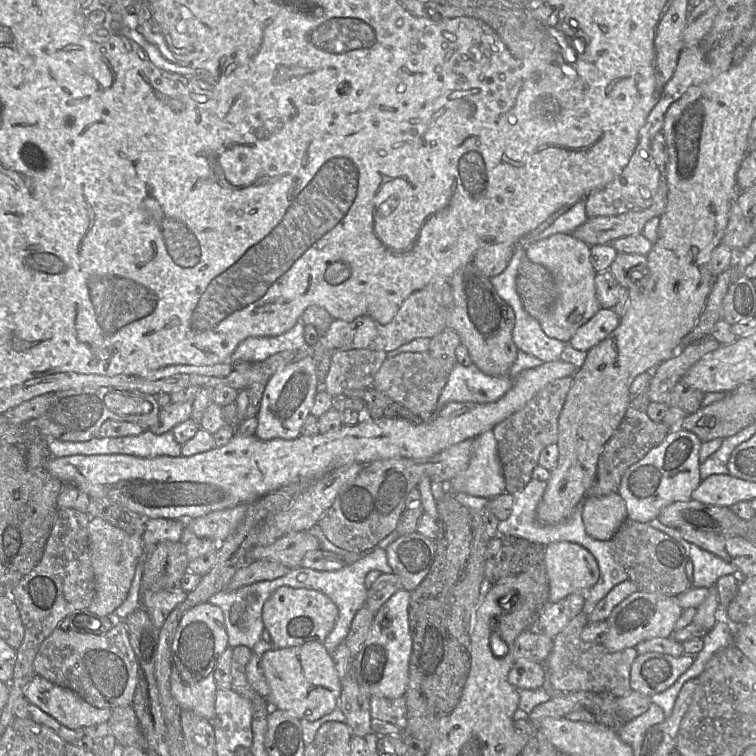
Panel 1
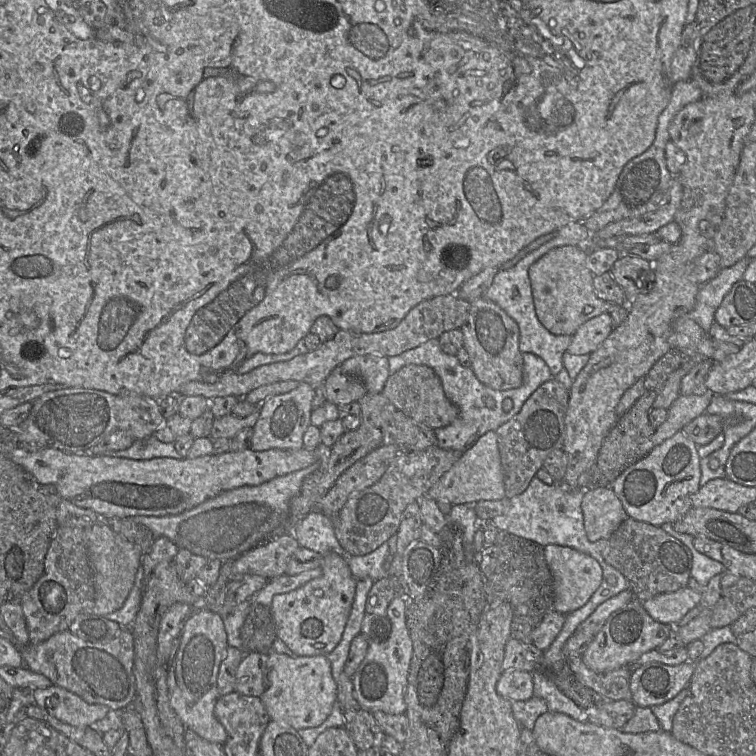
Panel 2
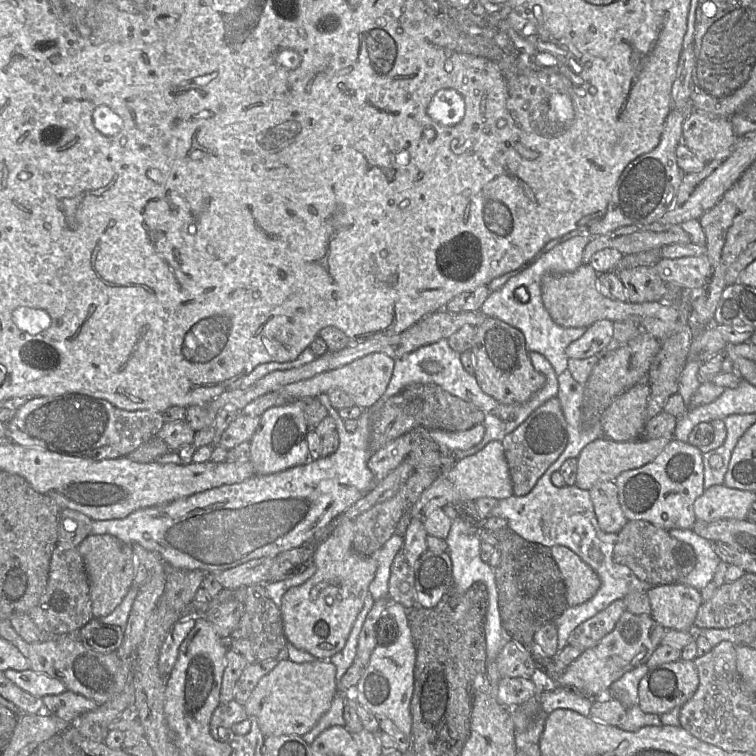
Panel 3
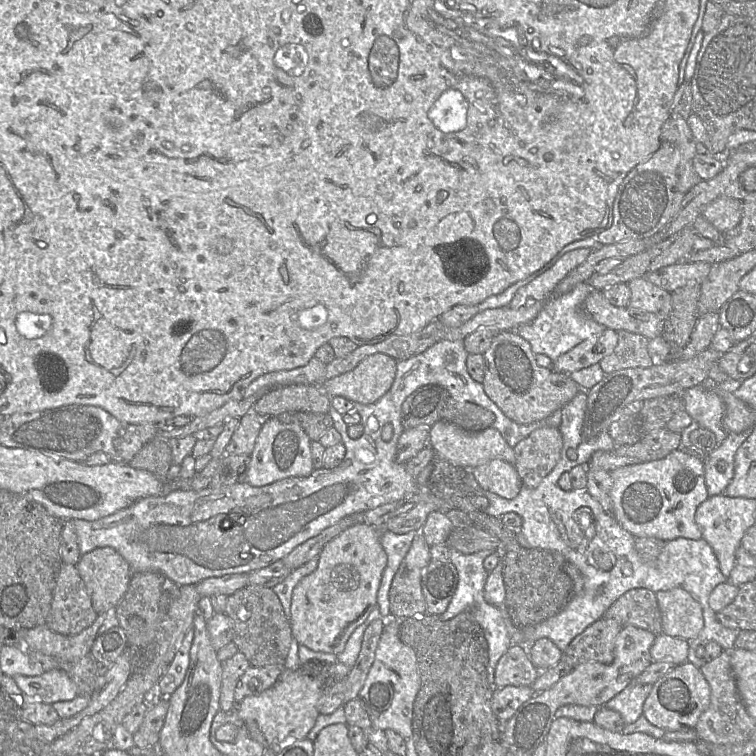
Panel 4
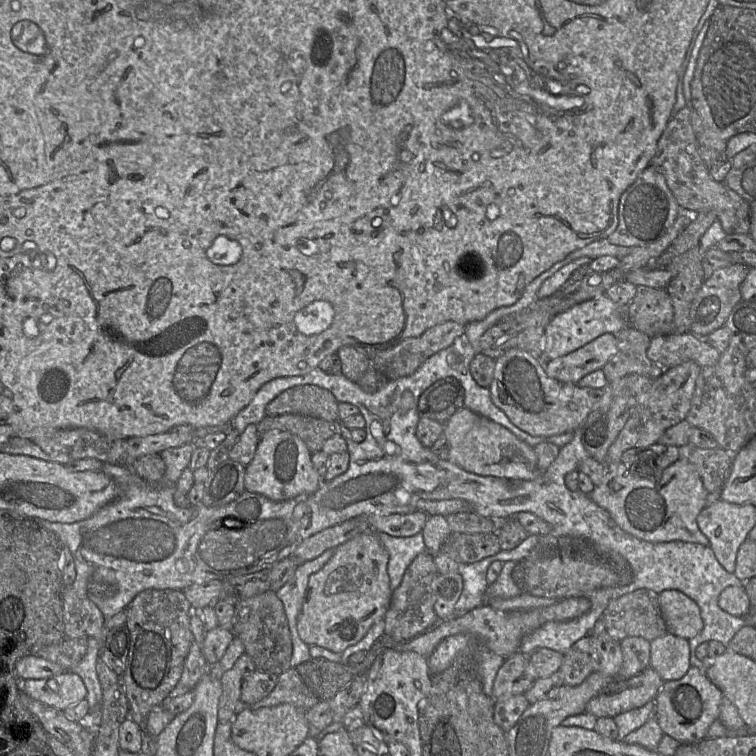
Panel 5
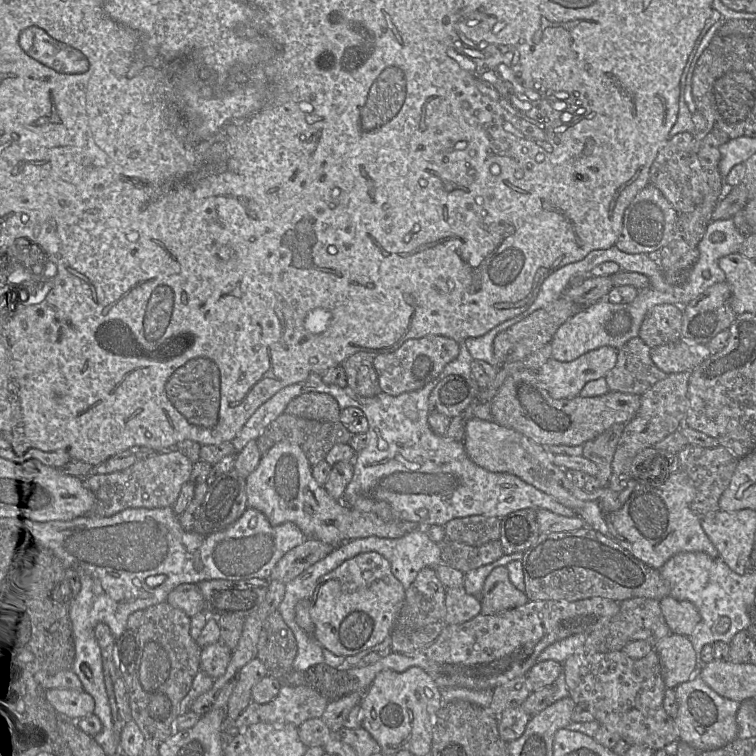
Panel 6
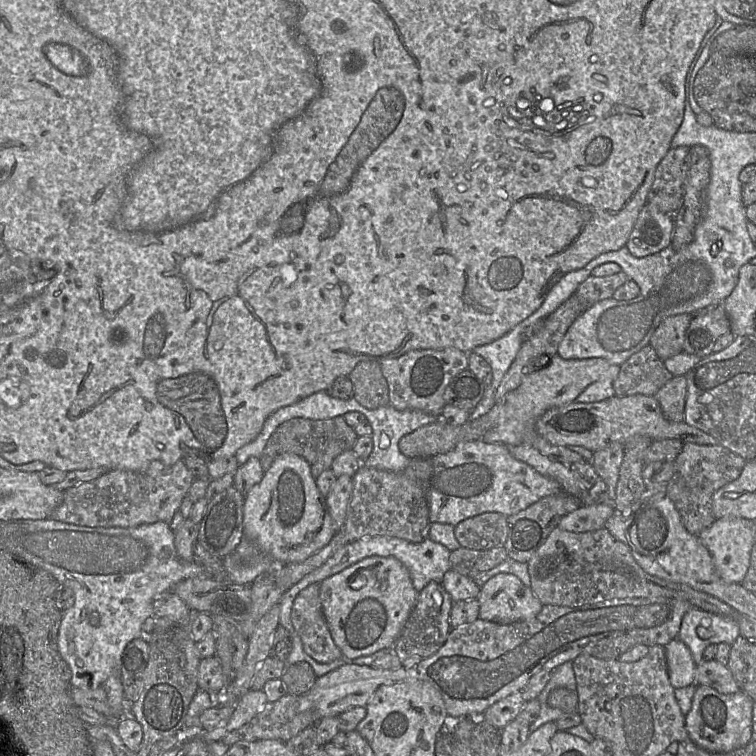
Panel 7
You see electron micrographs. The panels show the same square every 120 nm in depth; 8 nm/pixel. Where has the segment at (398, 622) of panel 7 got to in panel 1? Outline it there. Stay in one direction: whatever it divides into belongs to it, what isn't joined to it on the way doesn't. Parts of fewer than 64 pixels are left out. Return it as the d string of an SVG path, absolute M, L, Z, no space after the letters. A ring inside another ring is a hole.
M281 586L265 602L262 619L274 649L282 649L311 642L324 643L335 626L338 613L337 605L318 590Z

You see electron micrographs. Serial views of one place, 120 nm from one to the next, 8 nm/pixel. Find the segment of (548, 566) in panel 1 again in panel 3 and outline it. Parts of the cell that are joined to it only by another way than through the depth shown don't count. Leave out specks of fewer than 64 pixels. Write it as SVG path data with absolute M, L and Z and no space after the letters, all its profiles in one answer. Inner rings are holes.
M553 546L550 551L566 585L568 607L590 600L601 586L596 572L565 546Z

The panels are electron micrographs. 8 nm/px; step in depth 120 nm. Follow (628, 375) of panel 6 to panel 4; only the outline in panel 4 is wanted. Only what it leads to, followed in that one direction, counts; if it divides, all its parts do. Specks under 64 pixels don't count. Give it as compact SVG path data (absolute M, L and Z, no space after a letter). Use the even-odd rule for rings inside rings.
M626 330L617 331L618 342L614 351L600 361L605 374L627 368L648 368L654 358L648 351L649 339Z

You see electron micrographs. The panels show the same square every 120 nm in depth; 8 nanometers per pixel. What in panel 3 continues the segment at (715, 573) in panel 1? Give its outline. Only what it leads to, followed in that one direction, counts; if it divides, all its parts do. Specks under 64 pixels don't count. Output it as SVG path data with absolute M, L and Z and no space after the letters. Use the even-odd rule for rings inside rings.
M672 529L669 534L692 546L696 553L697 563L694 569L680 582L698 591L713 581L716 570L721 563L713 543L690 529Z

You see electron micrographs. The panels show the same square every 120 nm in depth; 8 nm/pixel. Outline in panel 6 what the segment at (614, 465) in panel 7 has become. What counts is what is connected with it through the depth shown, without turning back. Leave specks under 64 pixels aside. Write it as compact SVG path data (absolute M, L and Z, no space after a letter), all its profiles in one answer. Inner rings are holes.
M614 424L605 432L583 445L583 456L598 467L596 478L602 486L609 486L614 453L625 424Z

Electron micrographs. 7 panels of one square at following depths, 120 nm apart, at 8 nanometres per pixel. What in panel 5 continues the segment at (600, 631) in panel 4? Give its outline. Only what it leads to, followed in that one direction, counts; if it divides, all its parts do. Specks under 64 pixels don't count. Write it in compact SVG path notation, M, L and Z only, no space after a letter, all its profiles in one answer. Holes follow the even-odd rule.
M590 633L563 655L560 671L565 685L578 686L595 672L615 677L622 663L619 641Z

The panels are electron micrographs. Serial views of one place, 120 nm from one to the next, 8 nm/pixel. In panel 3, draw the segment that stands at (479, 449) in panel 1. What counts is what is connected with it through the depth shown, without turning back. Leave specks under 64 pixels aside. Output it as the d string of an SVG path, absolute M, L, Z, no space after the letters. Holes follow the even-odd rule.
M490 441L477 453L457 460L448 471L440 473L436 480L420 495L410 508L412 518L423 520L434 509L443 508L462 500L476 501L482 497L497 500L513 496L513 486L504 448L500 441Z

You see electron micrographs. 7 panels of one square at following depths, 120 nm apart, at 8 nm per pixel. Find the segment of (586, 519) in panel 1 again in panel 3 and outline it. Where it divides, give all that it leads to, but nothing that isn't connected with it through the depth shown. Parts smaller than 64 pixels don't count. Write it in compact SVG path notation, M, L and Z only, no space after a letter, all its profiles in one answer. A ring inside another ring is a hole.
M615 481L598 482L589 491L600 529L618 534L628 519L620 506Z

